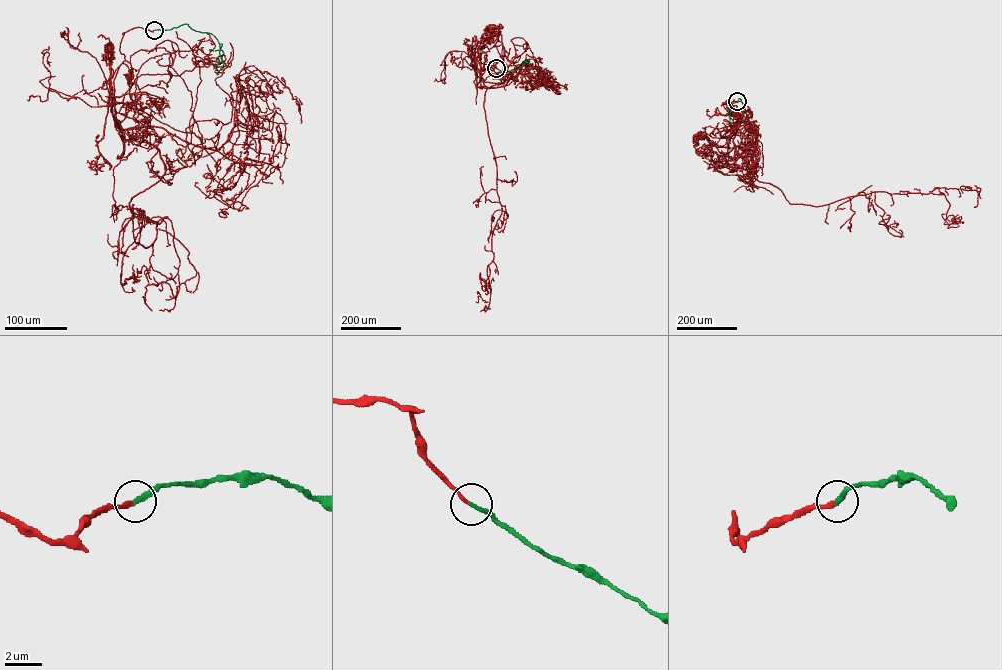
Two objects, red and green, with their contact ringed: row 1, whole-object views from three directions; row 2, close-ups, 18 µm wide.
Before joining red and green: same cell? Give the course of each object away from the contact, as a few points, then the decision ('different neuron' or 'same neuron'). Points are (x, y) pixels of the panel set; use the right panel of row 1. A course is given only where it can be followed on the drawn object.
red via (737, 101), (733, 100), (731, 105), (732, 111), (739, 115), (739, 125), (734, 134), (738, 123), (728, 109) | green via (737, 101), (741, 100), (733, 103), (728, 112), (731, 122) | same neuron

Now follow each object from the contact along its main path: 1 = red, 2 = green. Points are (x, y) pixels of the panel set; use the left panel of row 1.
1: (154, 30), (135, 27), (124, 32), (119, 51), (125, 60), (113, 81), (112, 99), (110, 96), (110, 47)
2: (154, 30), (170, 29), (185, 24), (195, 31), (212, 34), (217, 40), (224, 62), (218, 74)

